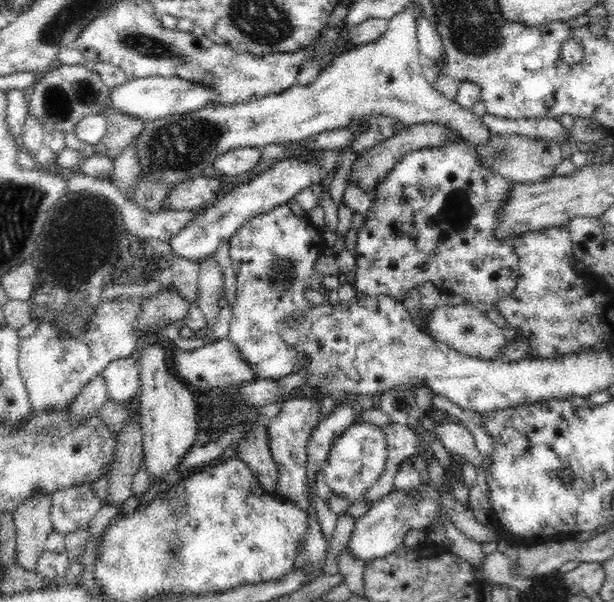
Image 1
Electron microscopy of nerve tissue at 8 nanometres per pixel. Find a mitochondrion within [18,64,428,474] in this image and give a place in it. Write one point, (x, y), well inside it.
(182, 144)

